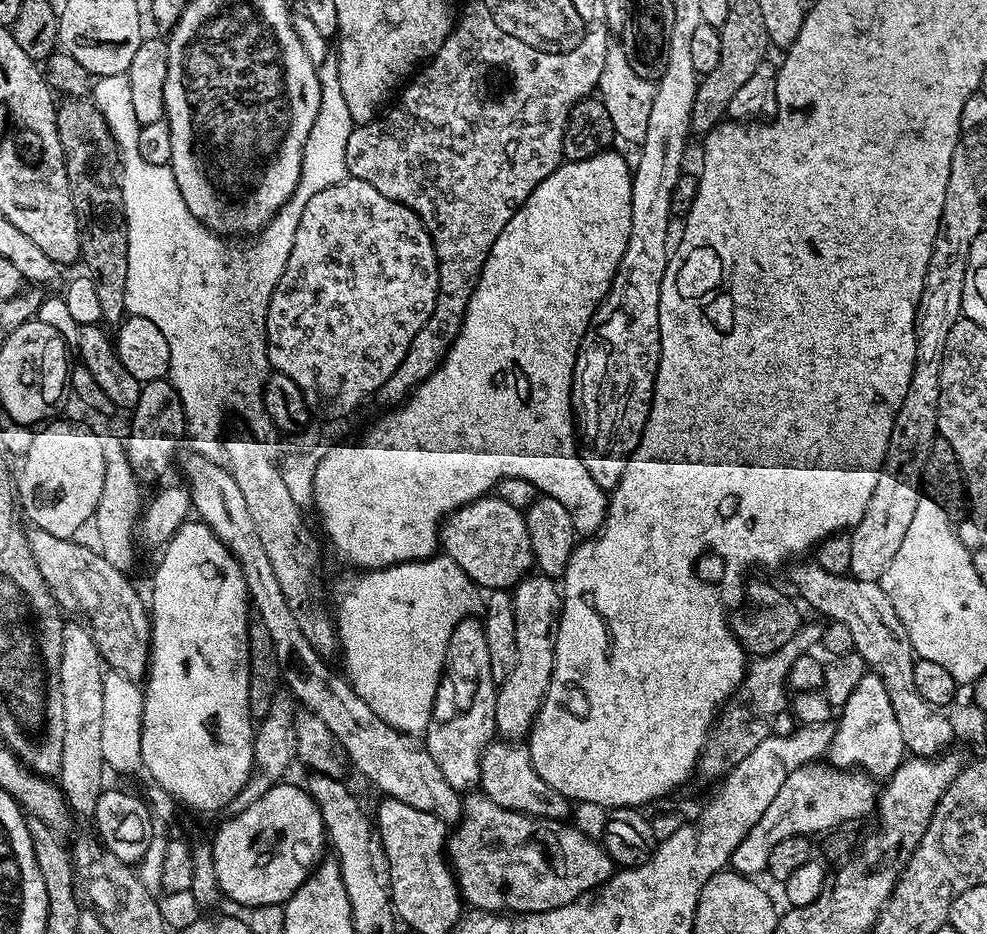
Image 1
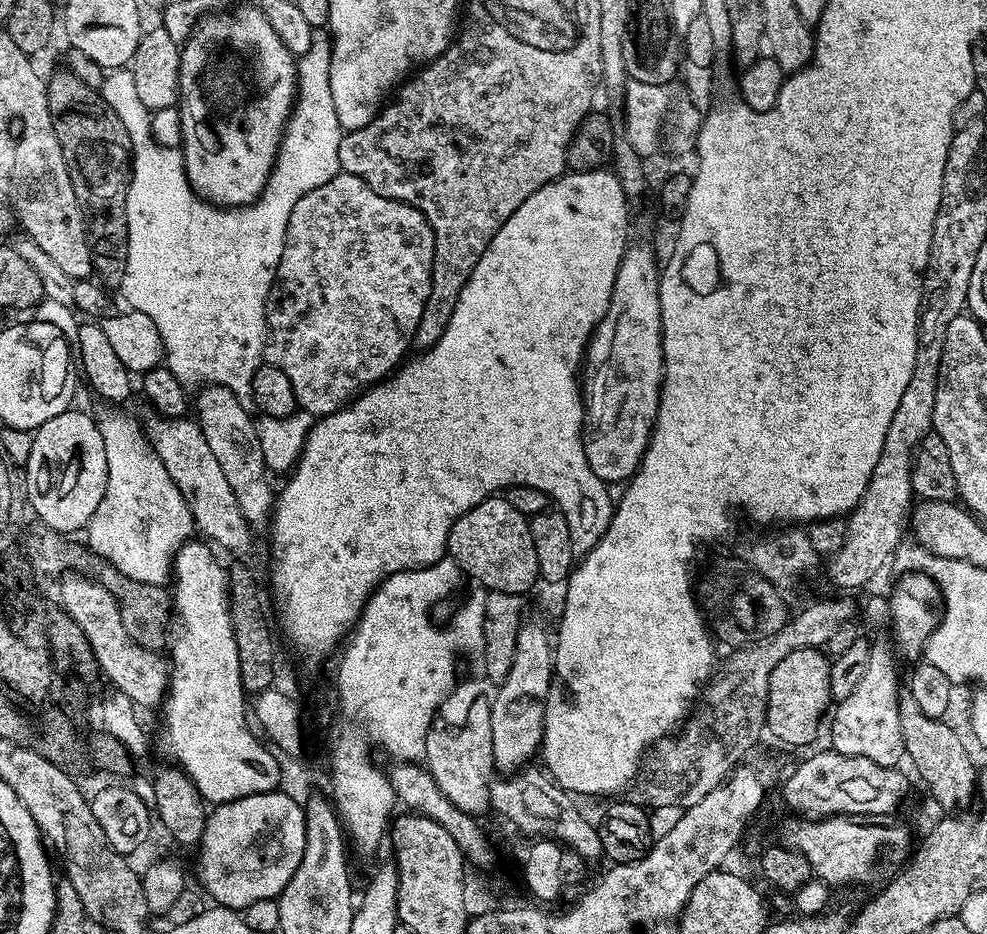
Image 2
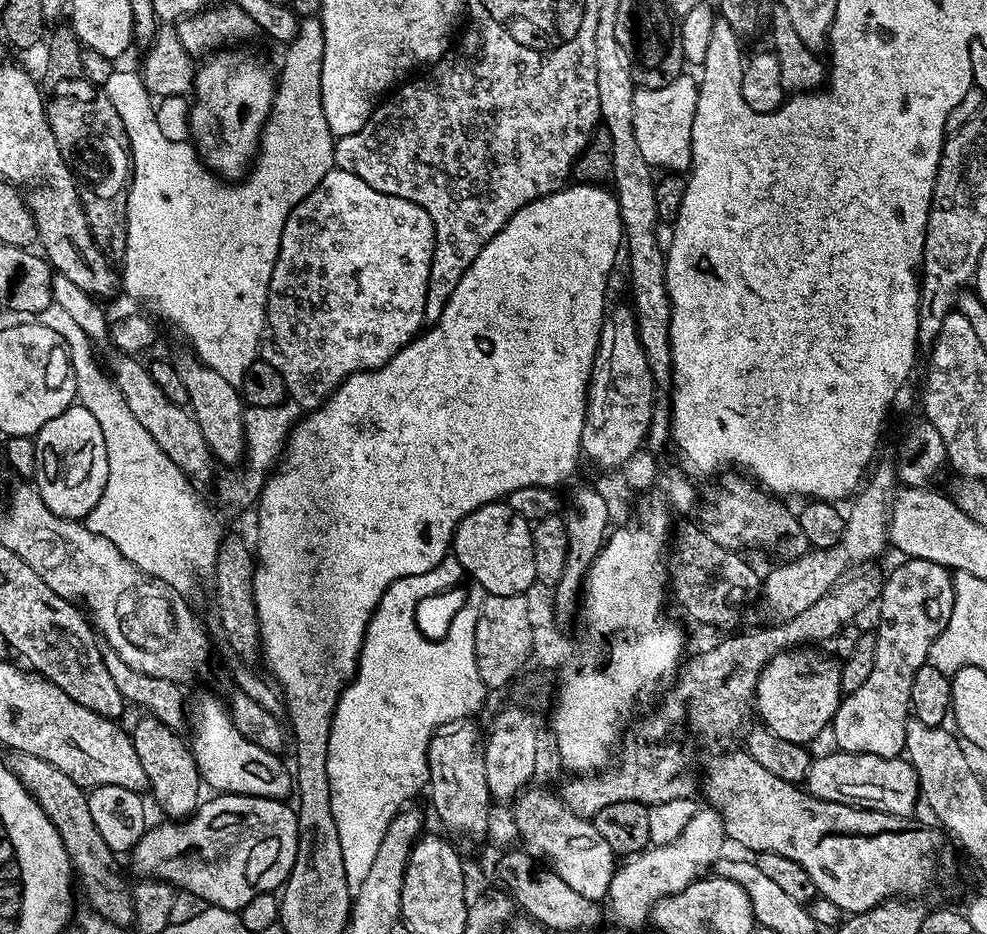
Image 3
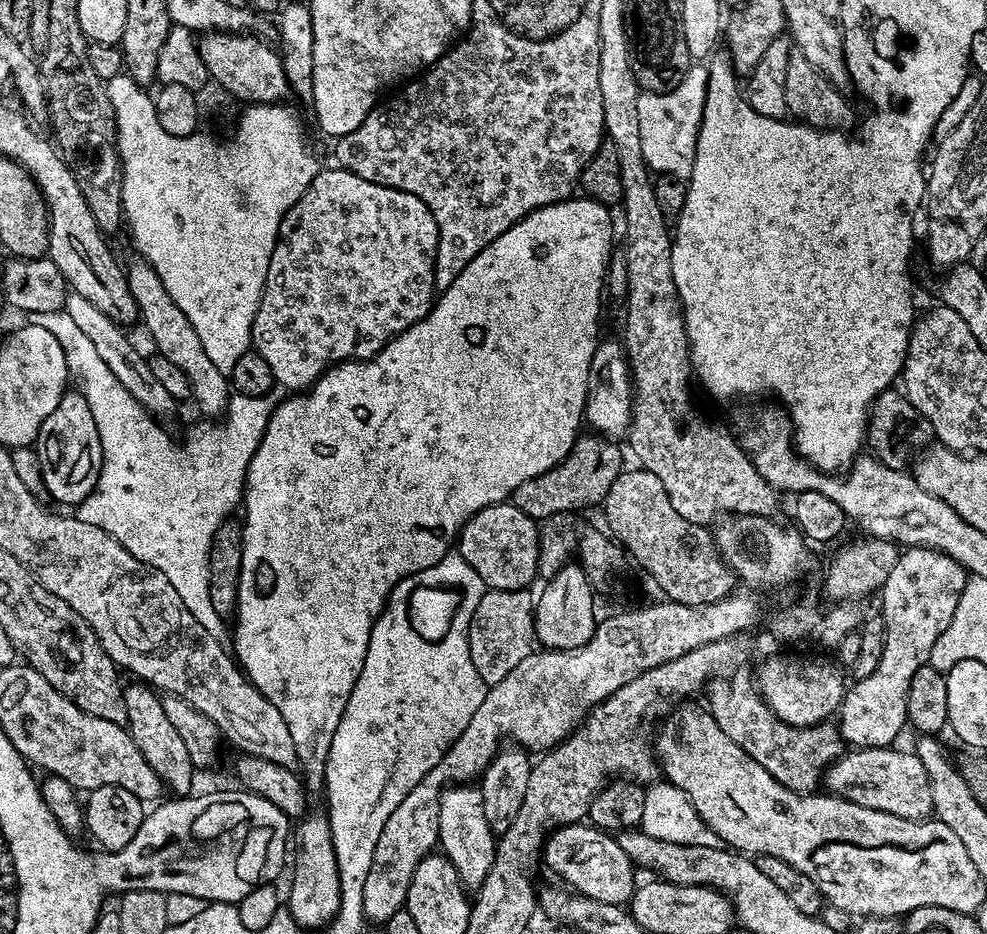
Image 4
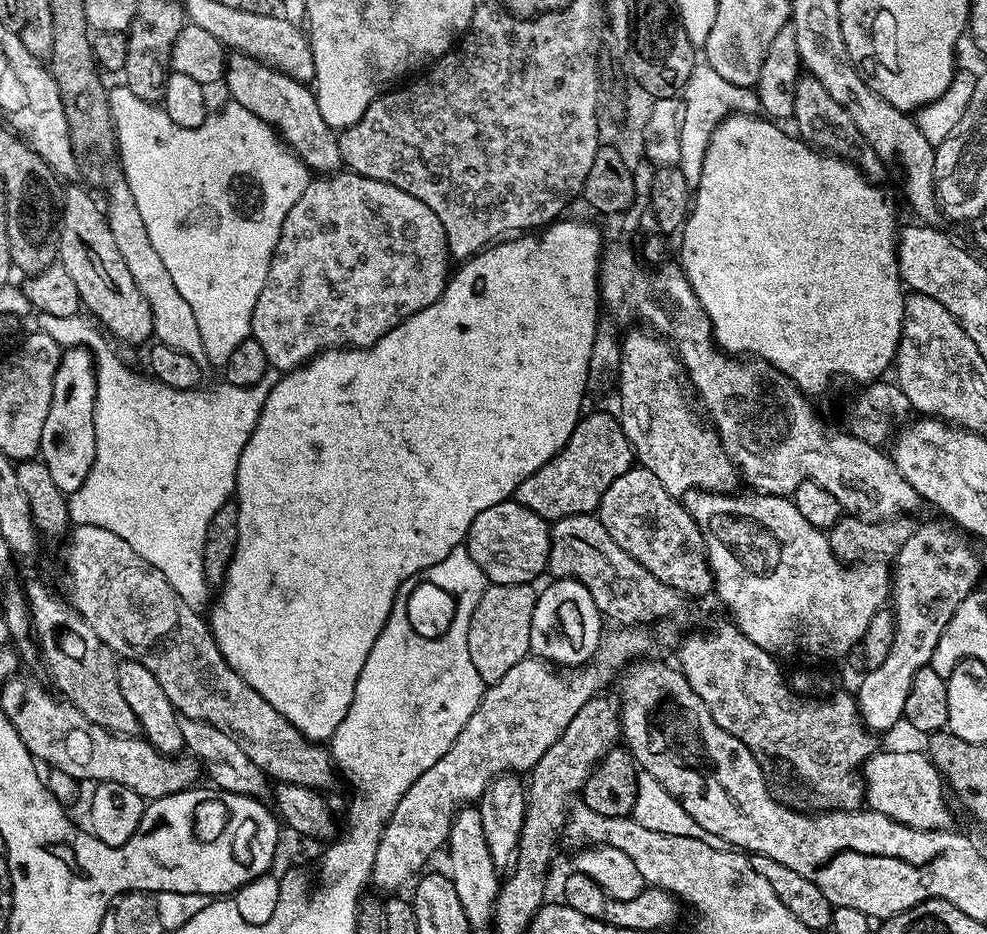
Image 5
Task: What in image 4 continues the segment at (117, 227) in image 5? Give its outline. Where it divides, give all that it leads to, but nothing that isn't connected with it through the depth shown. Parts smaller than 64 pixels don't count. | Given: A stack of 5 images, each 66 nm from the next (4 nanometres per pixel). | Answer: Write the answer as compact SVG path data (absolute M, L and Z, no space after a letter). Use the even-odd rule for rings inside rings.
M146 262L140 264L127 265L126 275L130 294L134 294L134 302L139 319L144 320L144 328L148 331L150 339L156 343L155 351L161 356L170 358L174 366L186 374L190 381L191 399L196 400L196 408L204 418L223 417L224 411L228 409L228 398L230 395L230 380L225 372L218 370L214 362L210 362L206 355L206 349L202 346L202 341L198 338L198 330L190 326L190 318L182 314L182 310L170 298L166 286L162 286L162 278Z

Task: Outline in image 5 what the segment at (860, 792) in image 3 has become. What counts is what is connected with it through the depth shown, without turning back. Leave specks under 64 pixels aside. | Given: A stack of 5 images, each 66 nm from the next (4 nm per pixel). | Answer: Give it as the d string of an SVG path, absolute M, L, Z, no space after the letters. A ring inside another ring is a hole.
M878 750L865 762L862 779L866 804L871 811L886 814L886 818L910 826L913 830L943 832L953 827L952 812L944 805L946 785L940 772L923 751L884 752L884 750Z

